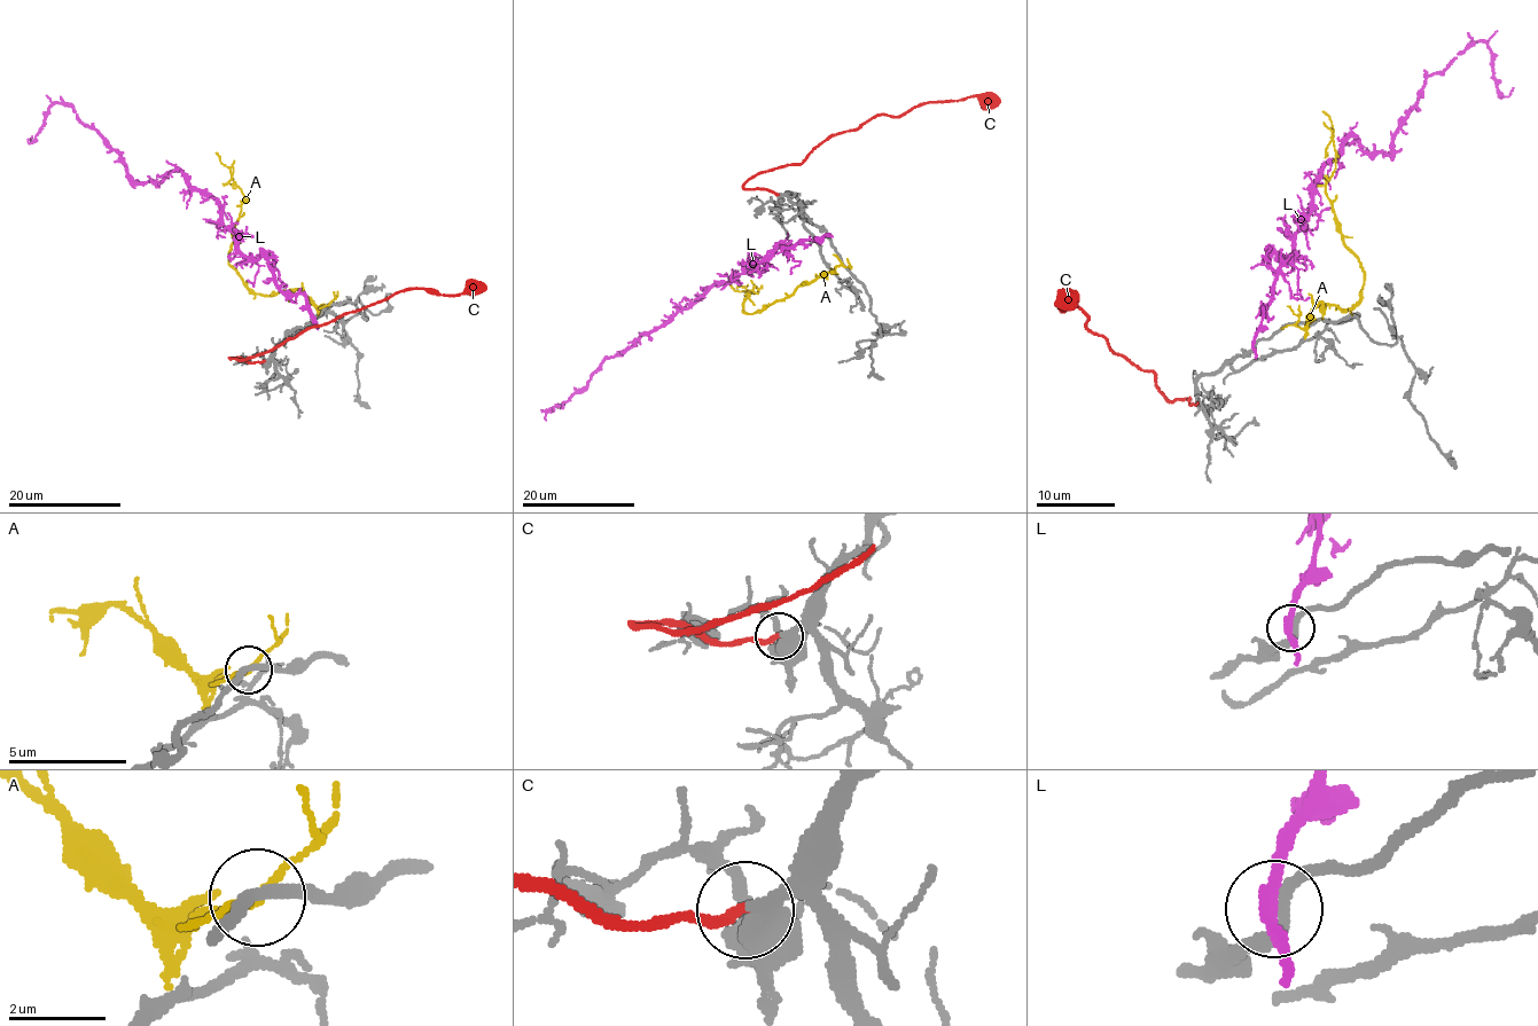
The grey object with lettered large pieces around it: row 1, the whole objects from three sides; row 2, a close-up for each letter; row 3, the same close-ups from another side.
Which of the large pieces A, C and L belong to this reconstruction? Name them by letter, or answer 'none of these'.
C

